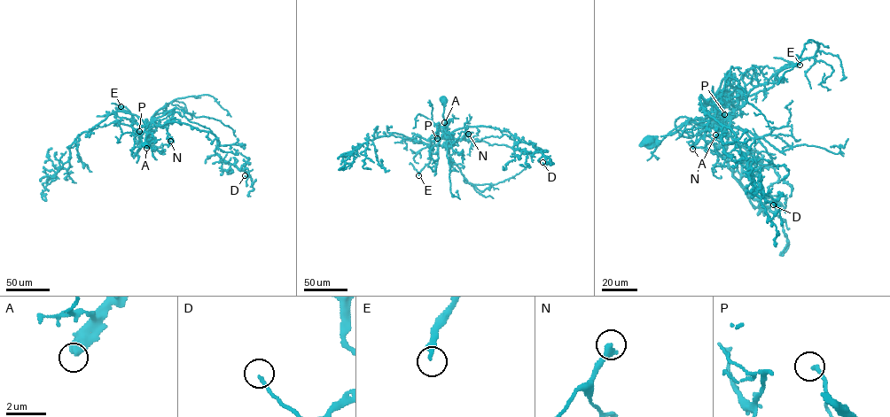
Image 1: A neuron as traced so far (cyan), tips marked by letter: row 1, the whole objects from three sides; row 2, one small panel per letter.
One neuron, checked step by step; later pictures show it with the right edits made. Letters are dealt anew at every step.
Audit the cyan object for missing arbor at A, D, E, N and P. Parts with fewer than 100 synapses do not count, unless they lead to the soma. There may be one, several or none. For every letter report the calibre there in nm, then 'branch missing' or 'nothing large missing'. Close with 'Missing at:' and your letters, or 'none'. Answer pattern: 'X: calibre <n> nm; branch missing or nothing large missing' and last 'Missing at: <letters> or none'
A: calibre 440 nm; branch missing
D: calibre 150 nm; nothing large missing
E: calibre 240 nm; branch missing
N: calibre 400 nm; nothing large missing
P: calibre 180 nm; nothing large missing
Missing at: A, E

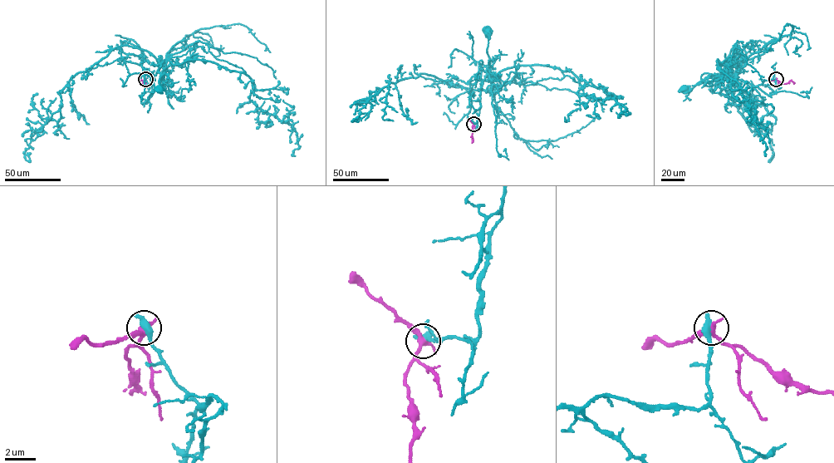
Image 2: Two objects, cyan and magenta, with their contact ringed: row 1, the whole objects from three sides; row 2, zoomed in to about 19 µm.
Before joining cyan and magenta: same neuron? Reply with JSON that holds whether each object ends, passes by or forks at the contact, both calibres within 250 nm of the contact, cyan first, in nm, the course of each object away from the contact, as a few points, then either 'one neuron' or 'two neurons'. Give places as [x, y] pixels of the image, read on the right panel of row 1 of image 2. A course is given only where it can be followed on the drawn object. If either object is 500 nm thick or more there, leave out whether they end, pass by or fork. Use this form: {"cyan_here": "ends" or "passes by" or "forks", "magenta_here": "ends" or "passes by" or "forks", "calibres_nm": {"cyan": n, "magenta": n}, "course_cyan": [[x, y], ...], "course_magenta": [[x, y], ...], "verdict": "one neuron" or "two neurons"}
{"calibres_nm": {"cyan": 550, "magenta": 300}, "course_cyan": [[776, 79], [775, 85], [758, 85], [754, 87], [728, 72], [723, 72], [717, 77], [709, 76], [684, 89]], "course_magenta": [[776, 79], [783, 83], [791, 81], [795, 82]], "verdict": "two neurons"}

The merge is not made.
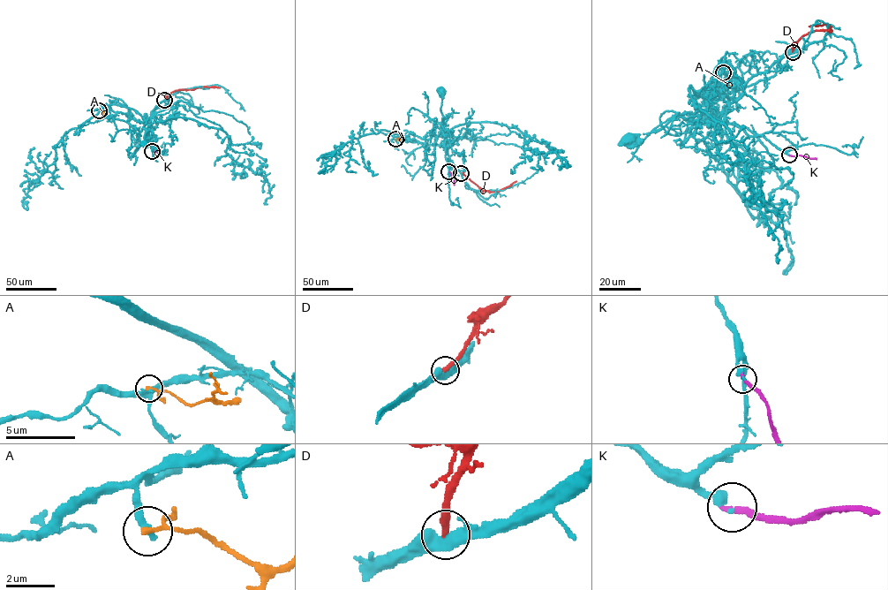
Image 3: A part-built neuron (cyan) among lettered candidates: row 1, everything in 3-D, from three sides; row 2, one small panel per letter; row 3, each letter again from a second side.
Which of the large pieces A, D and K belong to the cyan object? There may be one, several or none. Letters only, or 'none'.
K

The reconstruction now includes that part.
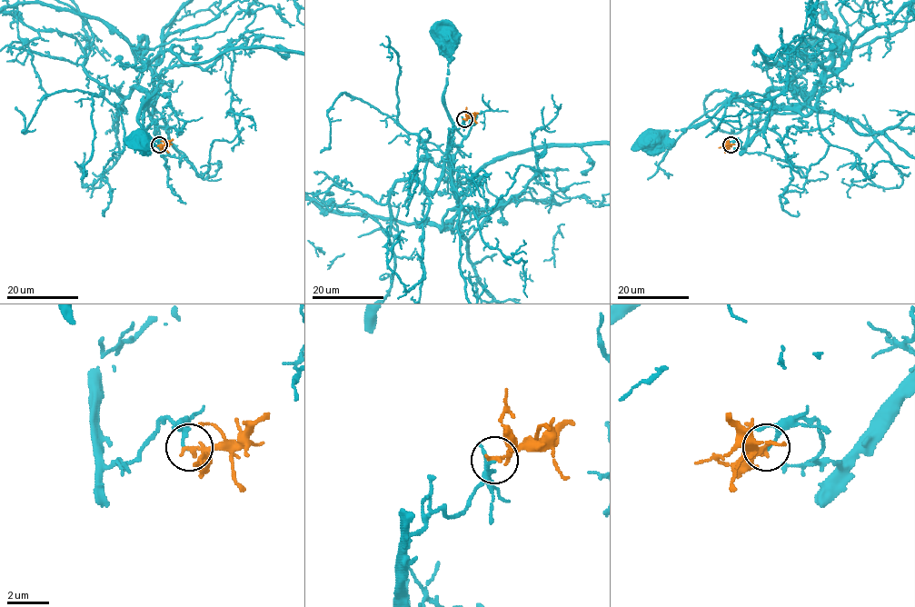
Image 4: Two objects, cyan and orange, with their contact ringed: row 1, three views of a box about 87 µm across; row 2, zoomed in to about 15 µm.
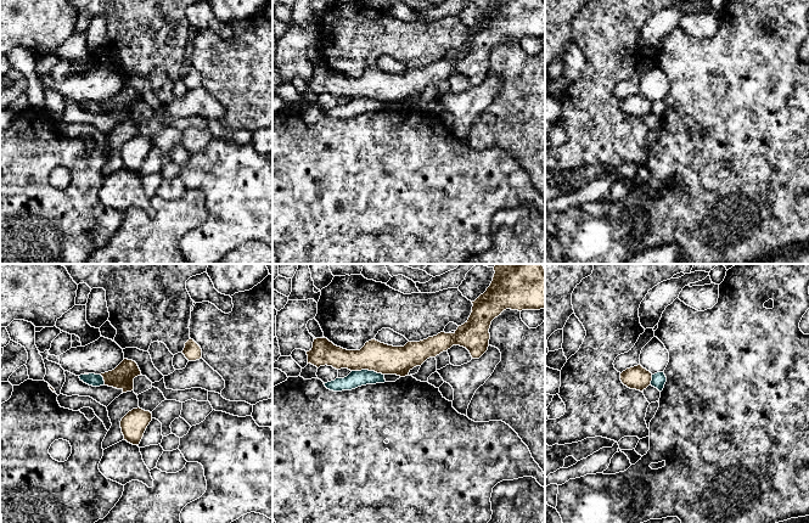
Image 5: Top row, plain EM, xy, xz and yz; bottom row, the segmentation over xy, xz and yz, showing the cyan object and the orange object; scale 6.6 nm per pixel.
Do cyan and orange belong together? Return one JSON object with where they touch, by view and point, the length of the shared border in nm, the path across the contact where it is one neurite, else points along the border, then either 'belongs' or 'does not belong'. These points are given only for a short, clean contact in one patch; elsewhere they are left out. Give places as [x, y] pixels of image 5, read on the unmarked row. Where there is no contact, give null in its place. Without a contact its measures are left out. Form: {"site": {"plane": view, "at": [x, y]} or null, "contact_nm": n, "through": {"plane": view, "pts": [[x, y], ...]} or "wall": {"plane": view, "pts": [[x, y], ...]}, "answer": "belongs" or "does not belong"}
{"site": {"plane": "xz", "at": [368, 97]}, "contact_nm": 220, "wall": {"plane": "xz", "pts": [[352, 97], [374, 97], [383, 102]]}, "answer": "does not belong"}

